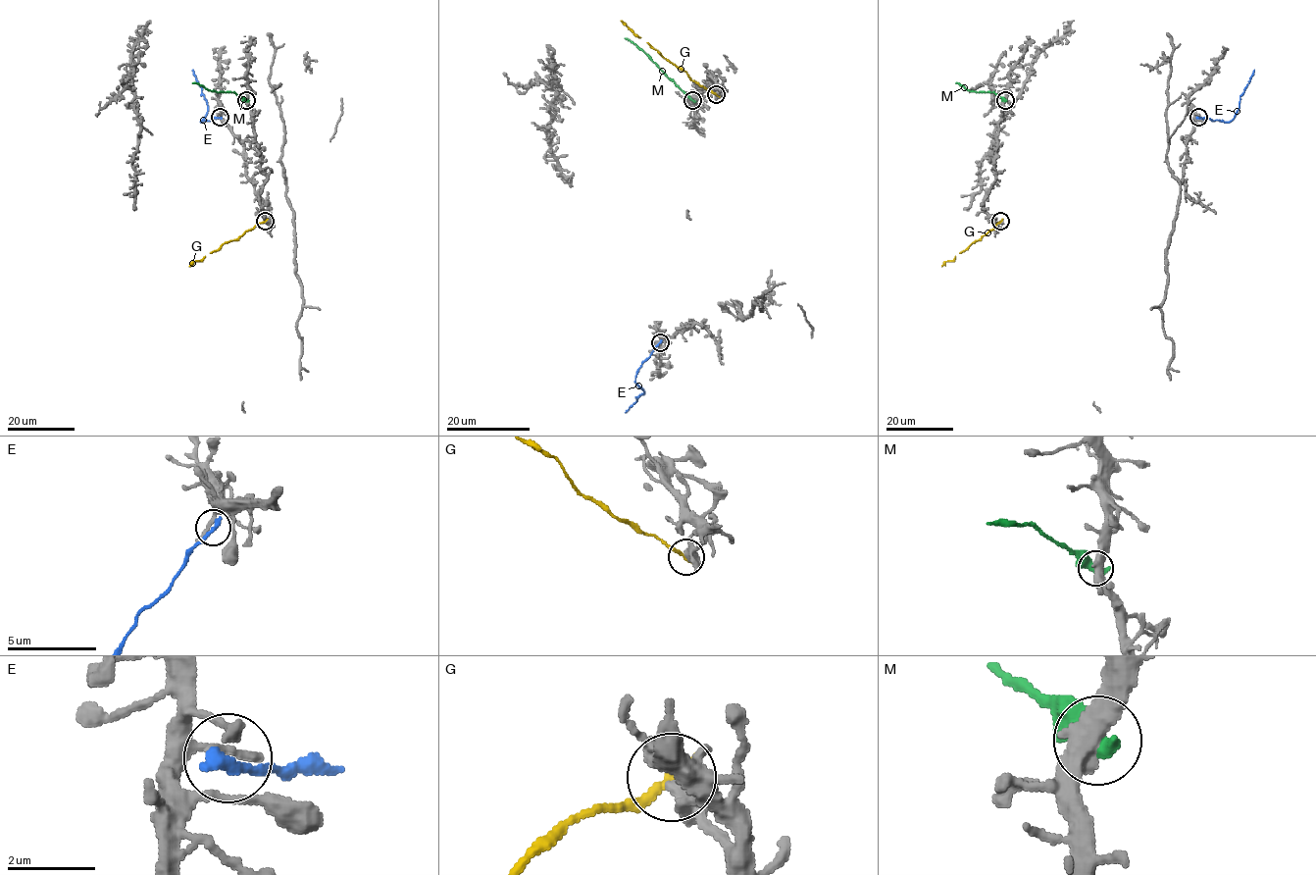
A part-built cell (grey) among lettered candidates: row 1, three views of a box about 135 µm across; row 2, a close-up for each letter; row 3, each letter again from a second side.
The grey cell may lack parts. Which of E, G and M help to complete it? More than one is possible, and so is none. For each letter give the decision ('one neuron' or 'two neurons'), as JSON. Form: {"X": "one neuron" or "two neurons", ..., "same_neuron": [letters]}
{"E": "two neurons", "G": "two neurons", "M": "two neurons", "same_neuron": []}

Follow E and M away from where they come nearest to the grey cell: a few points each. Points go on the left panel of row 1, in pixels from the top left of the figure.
E: (220, 118), (201, 122), (207, 112), (207, 102), (192, 70)
M: (246, 101), (234, 92), (208, 90), (192, 83)

